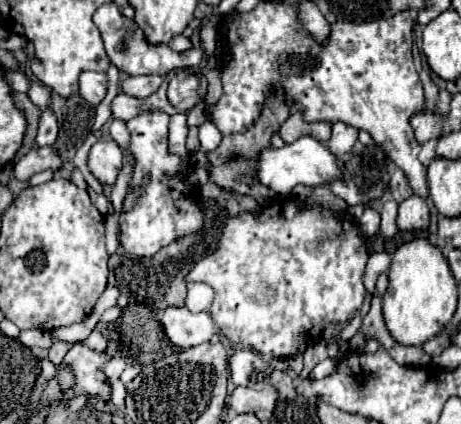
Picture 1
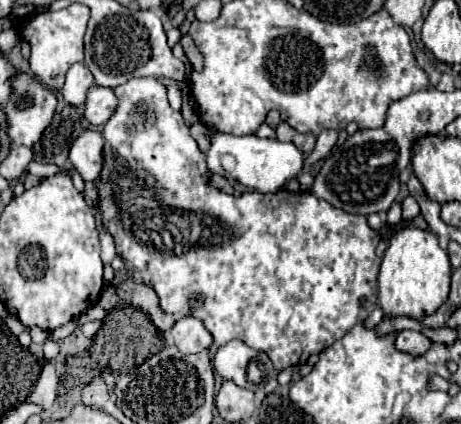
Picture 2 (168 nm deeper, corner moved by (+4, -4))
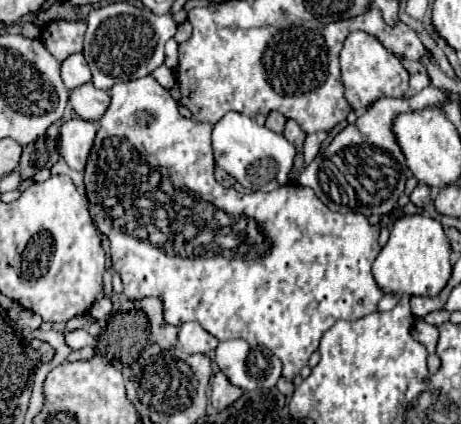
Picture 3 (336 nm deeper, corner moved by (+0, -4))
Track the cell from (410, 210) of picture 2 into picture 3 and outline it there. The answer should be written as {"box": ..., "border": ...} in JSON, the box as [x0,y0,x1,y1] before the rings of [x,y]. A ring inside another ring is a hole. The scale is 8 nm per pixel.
{"box":[411,182,431,208],"border":[[[419,182],[417,184],[417,188],[411,192],[411,202],[415,204],[415,206],[419,206],[419,208],[423,208],[423,206],[427,206],[429,202],[431,202],[431,192],[429,192],[429,186],[427,184],[423,184],[423,182]]]}

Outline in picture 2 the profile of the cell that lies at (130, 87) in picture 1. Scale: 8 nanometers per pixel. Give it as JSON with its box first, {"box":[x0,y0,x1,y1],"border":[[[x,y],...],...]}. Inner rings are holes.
{"box":[95,78,381,372],"border":[[[133,78],[121,86],[113,88],[113,92],[115,92],[119,104],[101,132],[105,138],[103,168],[101,168],[101,174],[95,182],[97,192],[99,192],[101,220],[103,220],[103,226],[107,228],[107,232],[115,240],[117,254],[123,258],[129,278],[139,282],[139,284],[151,286],[159,296],[159,306],[163,312],[175,314],[175,316],[195,316],[211,332],[217,346],[227,344],[233,338],[243,340],[251,348],[265,352],[273,360],[275,370],[281,372],[285,368],[305,364],[311,354],[319,354],[321,350],[325,350],[329,344],[333,344],[335,340],[345,336],[345,332],[349,332],[349,328],[353,324],[363,322],[375,310],[375,306],[377,306],[377,272],[379,272],[379,264],[381,264],[381,258],[377,258],[377,254],[375,254],[375,248],[379,244],[379,232],[375,232],[367,224],[367,216],[347,214],[339,208],[333,208],[329,202],[319,200],[317,196],[313,196],[309,192],[291,192],[289,194],[287,190],[279,190],[275,194],[259,194],[259,192],[245,192],[241,196],[223,194],[211,186],[211,182],[209,182],[211,170],[205,164],[205,154],[199,150],[197,142],[191,138],[189,126],[183,122],[181,112],[175,112],[169,106],[167,92],[165,92],[165,86],[161,80],[157,80],[157,78]],[[183,212],[191,214],[191,218],[187,218],[187,222],[185,222],[185,218],[183,218],[183,222],[179,220]],[[169,216],[171,216],[171,224],[169,224]],[[195,218],[197,218],[197,222],[201,220],[203,224],[195,224]],[[207,218],[209,218],[209,222],[207,222]],[[181,226],[187,226],[187,228],[181,228]],[[195,298],[199,298],[199,302],[201,302],[199,306],[191,306]],[[361,298],[365,298],[367,302],[361,304],[359,302]]]}

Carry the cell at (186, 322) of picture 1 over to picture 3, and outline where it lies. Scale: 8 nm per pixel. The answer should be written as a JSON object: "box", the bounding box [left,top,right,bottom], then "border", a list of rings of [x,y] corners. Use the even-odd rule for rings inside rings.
{"box":[179,322,219,354],"border":[[[185,322],[179,326],[179,346],[189,354],[207,354],[217,344],[219,340],[197,322]]]}

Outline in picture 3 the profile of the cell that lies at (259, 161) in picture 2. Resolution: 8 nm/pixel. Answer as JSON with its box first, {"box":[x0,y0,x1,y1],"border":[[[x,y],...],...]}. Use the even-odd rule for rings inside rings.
{"box":[213,112,295,192],"border":[[[239,112],[225,114],[213,126],[213,152],[217,166],[221,166],[245,188],[261,192],[269,192],[271,184],[285,186],[295,158],[295,148],[285,140],[285,136],[275,134],[265,126],[259,126],[255,120]]]}

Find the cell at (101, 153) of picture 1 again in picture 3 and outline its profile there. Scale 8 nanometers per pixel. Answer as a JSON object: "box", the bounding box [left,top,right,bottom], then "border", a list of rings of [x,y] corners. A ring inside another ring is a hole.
{"box":[59,118,97,172],"border":[[[81,118],[63,122],[61,136],[59,136],[59,150],[61,150],[61,156],[67,160],[69,168],[77,172],[85,170],[95,134],[97,134],[95,122],[87,122]]]}

